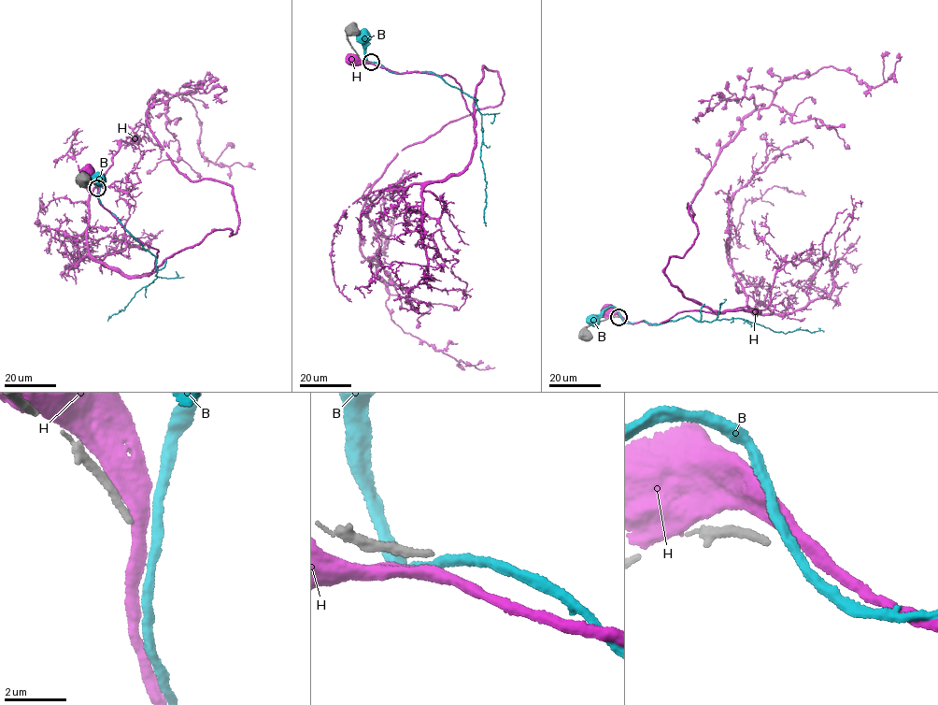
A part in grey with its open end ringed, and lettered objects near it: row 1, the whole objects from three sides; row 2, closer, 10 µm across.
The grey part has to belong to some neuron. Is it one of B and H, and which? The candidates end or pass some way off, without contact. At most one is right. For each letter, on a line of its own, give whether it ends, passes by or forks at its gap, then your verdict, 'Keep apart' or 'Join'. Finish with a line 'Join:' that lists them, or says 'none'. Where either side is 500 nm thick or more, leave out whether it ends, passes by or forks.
B: It passes by. Keep apart
H: It passes by. Keep apart
Join: none

